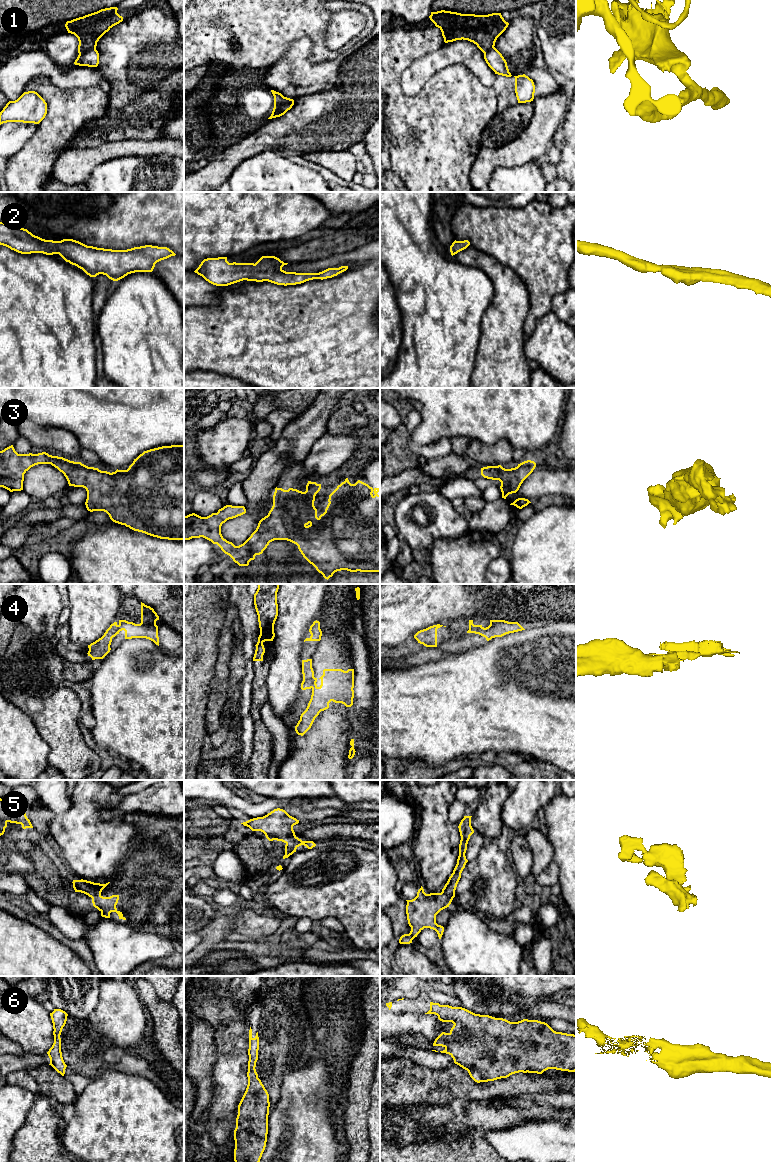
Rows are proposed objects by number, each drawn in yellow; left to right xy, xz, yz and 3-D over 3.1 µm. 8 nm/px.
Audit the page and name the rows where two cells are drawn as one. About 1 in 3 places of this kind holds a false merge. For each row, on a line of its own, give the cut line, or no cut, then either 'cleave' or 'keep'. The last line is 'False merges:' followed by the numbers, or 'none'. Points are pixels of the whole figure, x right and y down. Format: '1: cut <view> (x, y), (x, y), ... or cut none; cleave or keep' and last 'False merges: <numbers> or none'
1: cut xz (293, 100), (284, 103), (271, 116); cleave
2: cut none; keep
3: cut none; keep
4: cut xz (314, 677), (311, 687); cleave
5: cut none; keep
6: cut none; keep
False merges: 1, 4

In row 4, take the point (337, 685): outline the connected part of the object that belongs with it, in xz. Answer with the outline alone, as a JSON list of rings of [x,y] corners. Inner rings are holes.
[[[324,669],[319,678],[321,685],[318,687],[317,678],[312,683],[312,695],[306,710],[301,714],[295,726],[298,735],[303,736],[312,726],[315,718],[321,711],[329,708],[331,701],[342,703],[346,707],[353,705],[354,698],[354,669]]]

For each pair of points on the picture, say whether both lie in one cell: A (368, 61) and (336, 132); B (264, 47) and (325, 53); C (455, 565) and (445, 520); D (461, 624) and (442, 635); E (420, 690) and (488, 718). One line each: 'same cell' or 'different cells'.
A: same cell
B: same cell
C: different cells
D: different cells
E: same cell

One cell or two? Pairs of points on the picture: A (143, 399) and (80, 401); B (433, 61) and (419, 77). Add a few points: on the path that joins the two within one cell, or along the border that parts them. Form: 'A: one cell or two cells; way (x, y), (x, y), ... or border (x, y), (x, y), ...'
A: one cell; way (127, 405), (115, 406), (96, 403)
B: one cell; way (429, 65), (421, 73)

